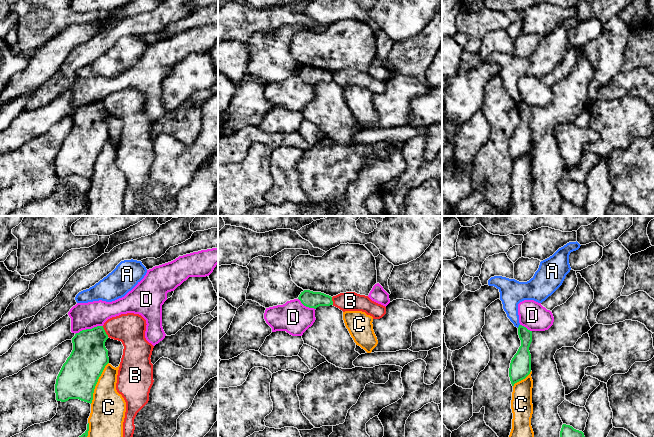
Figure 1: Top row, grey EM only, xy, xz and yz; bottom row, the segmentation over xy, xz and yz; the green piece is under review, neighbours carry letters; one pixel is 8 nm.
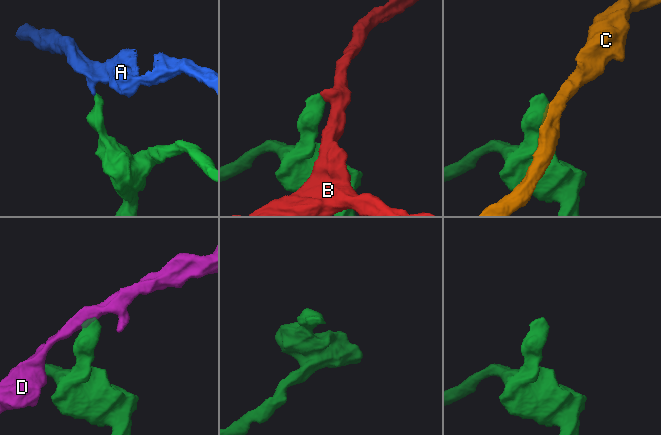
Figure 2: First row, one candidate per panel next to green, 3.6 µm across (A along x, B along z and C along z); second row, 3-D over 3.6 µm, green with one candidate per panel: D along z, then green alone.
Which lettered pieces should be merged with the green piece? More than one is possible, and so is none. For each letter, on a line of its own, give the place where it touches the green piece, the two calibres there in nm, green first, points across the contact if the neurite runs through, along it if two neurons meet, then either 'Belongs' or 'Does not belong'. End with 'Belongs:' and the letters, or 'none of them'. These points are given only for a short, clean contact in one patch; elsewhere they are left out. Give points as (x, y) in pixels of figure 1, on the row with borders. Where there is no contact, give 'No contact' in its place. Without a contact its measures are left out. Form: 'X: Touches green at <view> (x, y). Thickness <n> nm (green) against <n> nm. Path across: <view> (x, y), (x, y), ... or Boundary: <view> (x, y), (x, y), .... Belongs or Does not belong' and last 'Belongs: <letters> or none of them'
A: Touches green at yz (519, 326). Thickness 120 nm (green) against 170 nm. Boundary: yz (519, 324), (517, 327). Does not belong
B: Touches green at xy (104, 331). Thickness 300 nm (green) against 240 nm. Boundary: xy (102, 326), (108, 336). Does not belong
C: Touches green at xy (96, 383). Thickness 300 nm (green) against 280 nm. Does not belong
D: Touches green at xy (88, 329). Thickness 300 nm (green) against 220 nm. Boundary: xy (102, 325), (82, 329), (75, 334). Does not belong
Belongs: none of them

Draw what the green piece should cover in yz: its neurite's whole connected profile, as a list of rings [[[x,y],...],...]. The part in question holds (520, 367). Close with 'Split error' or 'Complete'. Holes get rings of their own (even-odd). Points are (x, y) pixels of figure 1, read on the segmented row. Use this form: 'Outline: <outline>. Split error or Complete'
Outline: [[[519,325],[518,335],[521,340],[521,346],[512,358],[509,368],[509,377],[512,386],[525,379],[531,372],[531,354],[529,347],[532,342],[532,331]]]. Complete

